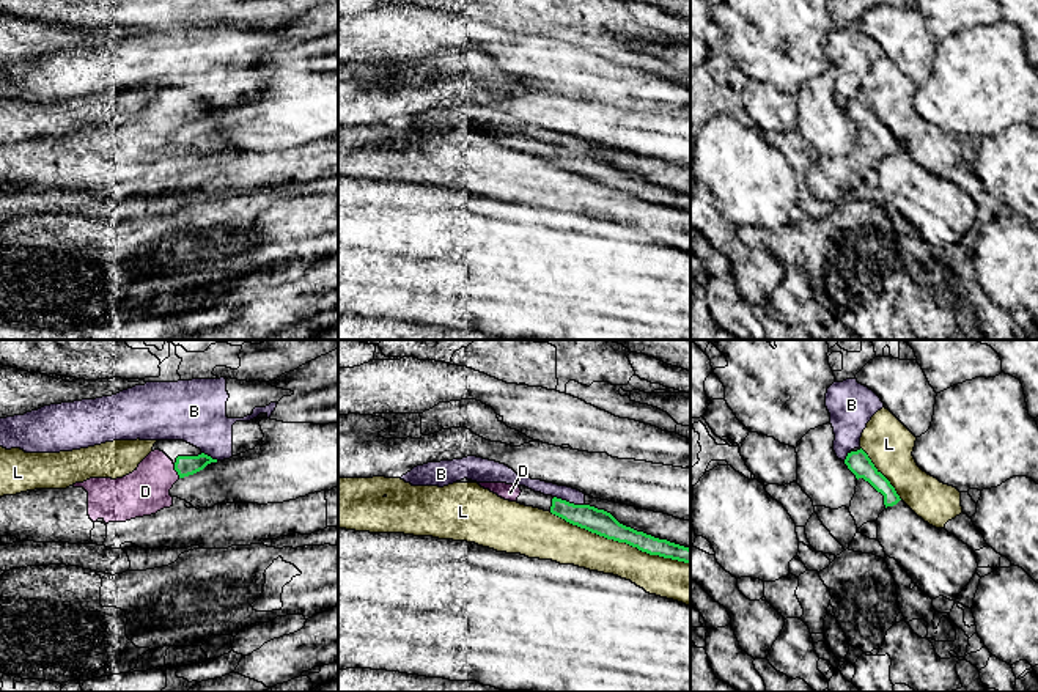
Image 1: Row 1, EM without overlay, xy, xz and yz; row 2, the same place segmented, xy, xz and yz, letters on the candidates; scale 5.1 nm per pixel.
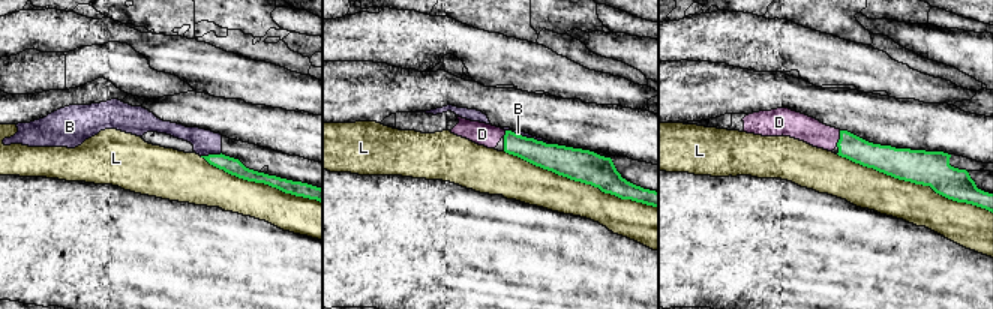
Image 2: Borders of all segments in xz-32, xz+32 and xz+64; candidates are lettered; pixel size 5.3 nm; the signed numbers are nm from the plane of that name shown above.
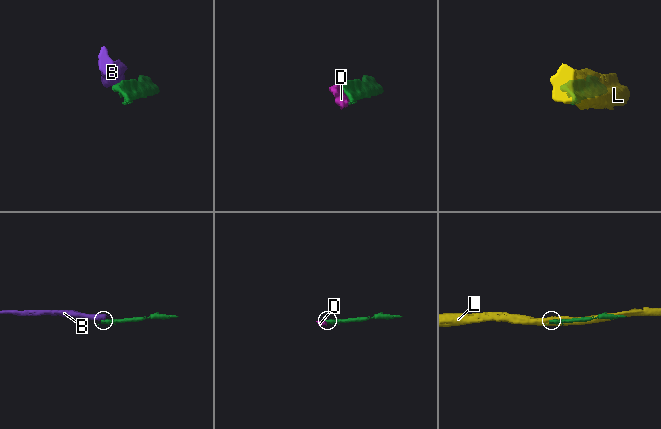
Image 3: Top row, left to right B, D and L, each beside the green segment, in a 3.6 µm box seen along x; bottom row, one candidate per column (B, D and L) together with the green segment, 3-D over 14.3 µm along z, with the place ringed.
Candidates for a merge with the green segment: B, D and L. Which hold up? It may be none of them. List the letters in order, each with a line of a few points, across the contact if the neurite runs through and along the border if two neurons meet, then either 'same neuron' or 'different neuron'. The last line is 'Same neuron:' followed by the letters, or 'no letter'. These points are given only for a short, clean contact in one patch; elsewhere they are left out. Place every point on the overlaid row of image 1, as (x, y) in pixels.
B: line xz (554, 496), (584, 505); different neuron
D: same neuron
L: different neuron
Same neuron: D

